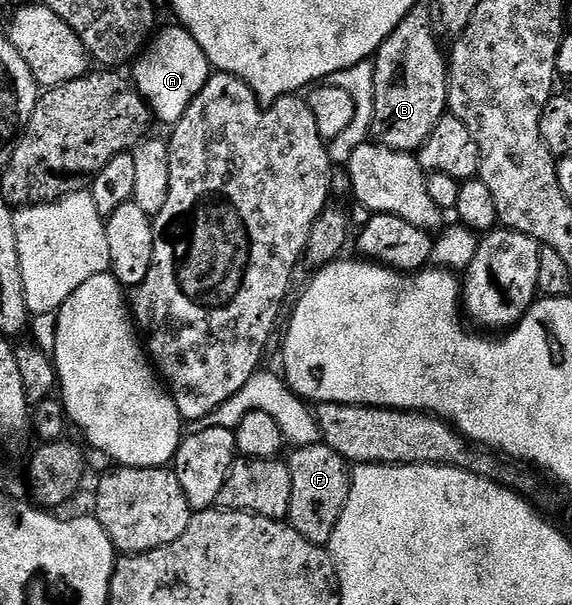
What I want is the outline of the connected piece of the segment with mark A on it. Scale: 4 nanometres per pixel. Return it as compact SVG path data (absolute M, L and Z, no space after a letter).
M180 25L172 26L161 35L159 33L146 46L131 69L132 82L144 97L150 112L156 120L158 118L169 127L182 119L187 106L195 99L199 90L203 89L203 85L213 73L212 64L189 31Z

